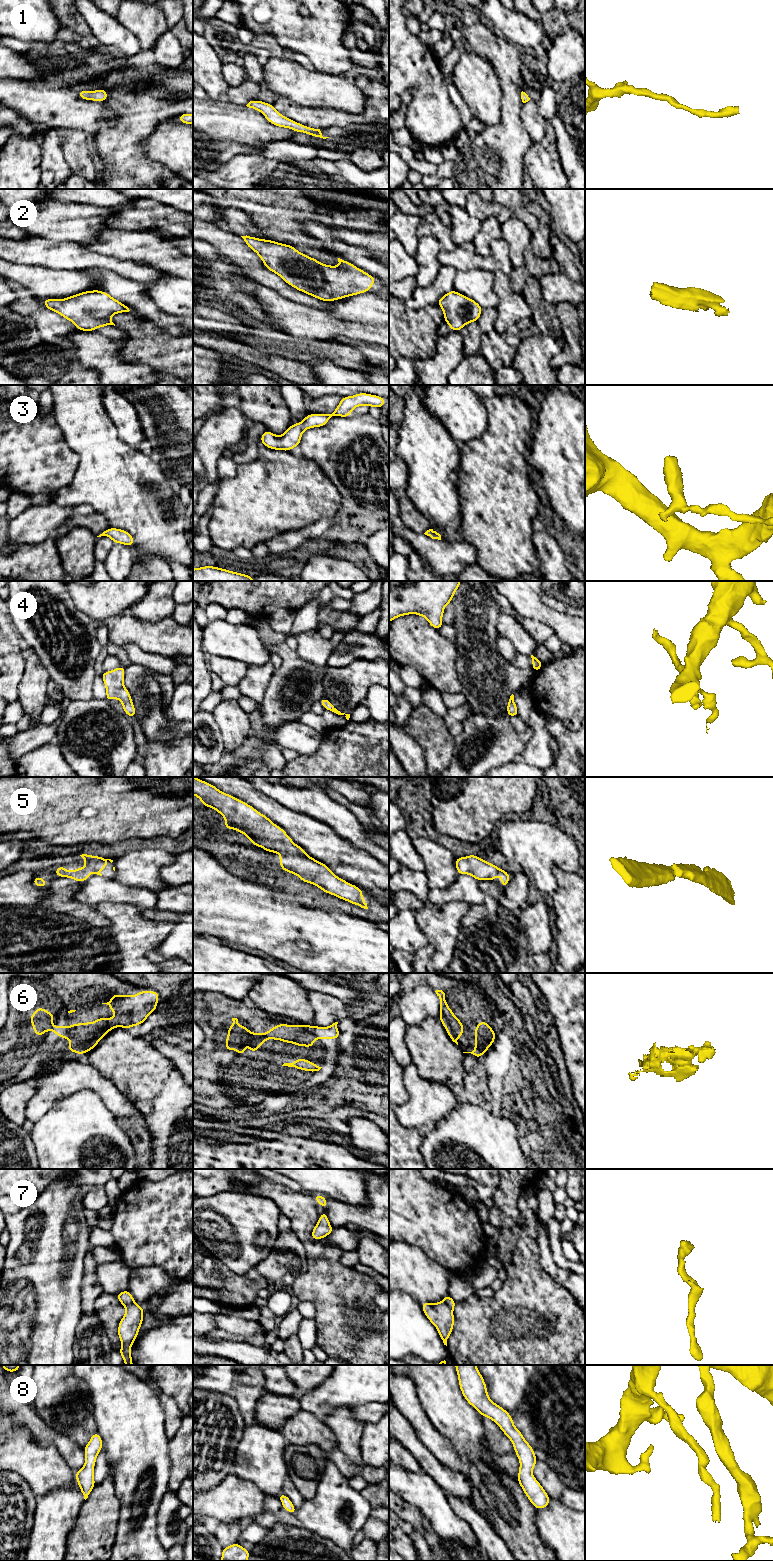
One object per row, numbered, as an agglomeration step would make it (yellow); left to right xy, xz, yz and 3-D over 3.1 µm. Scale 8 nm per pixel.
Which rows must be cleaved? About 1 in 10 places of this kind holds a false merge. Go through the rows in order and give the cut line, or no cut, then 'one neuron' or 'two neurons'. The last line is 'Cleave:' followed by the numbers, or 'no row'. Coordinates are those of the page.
1: no cut | one neuron
2: no cut | one neuron
3: no cut | one neuron
4: no cut | one neuron
5: no cut | one neuron
6: no cut | one neuron
7: no cut | one neuron
8: no cut | one neuron
Cleave: no row

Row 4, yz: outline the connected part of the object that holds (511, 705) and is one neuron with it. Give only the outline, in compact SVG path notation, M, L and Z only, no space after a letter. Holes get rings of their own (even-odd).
M513 694L510 696L510 699L507 703L507 715L509 717L519 715L518 708L516 707Z

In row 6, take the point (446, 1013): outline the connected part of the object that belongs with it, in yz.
M442 990L435 991L440 999L439 1019L445 1027L450 1039L458 1045L457 1040L464 1034L463 1023L454 1015L454 1012L447 1005L445 993Z

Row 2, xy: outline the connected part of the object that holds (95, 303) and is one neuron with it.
M100 290L81 292L66 299L43 299L43 304L49 310L73 322L80 331L115 326L111 316L130 311L123 303Z

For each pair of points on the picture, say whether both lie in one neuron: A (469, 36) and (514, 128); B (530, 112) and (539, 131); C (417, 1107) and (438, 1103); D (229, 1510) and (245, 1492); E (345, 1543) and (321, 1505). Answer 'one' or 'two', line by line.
A: one
B: one
C: one
D: one
E: one

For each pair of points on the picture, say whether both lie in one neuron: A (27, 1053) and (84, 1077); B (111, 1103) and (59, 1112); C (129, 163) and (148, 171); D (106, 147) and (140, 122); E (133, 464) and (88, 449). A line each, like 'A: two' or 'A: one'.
A: two
B: two
C: one
D: one
E: one

